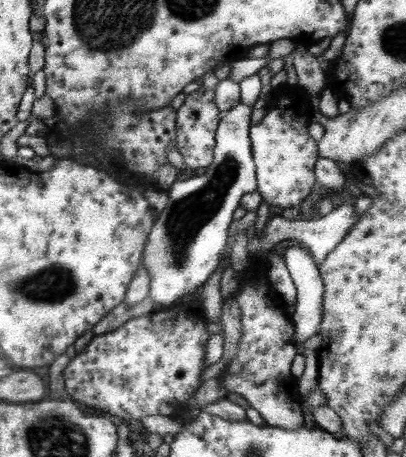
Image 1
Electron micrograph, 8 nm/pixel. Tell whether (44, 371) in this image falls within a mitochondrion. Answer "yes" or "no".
no

